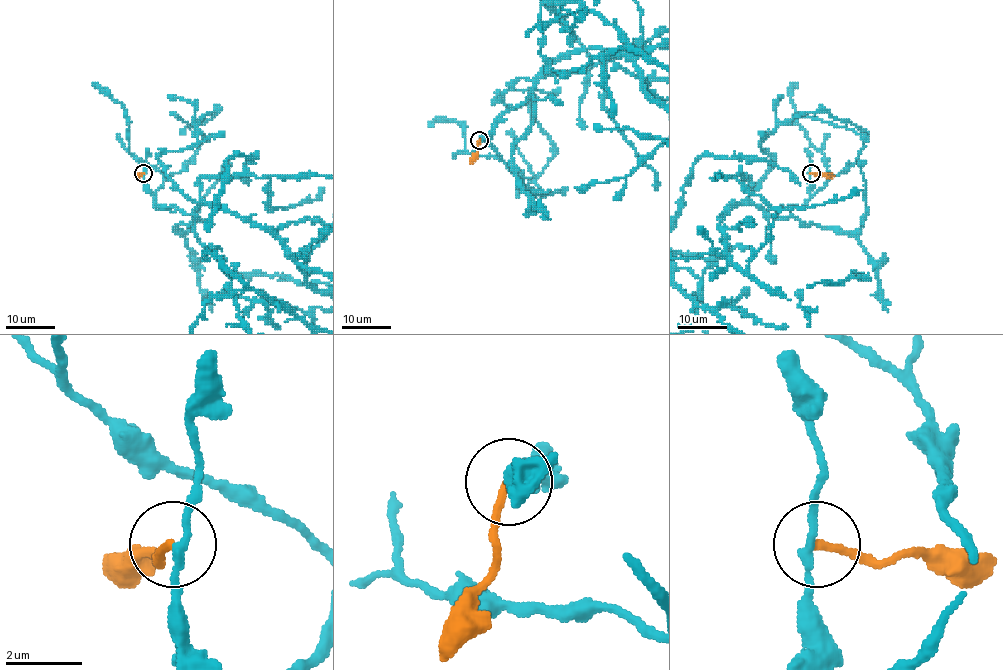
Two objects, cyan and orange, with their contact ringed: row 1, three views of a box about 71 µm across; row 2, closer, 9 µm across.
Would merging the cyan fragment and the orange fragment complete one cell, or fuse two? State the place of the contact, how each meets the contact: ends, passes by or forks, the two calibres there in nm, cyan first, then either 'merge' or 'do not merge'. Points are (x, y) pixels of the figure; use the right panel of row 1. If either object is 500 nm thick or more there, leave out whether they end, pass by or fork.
(811, 173) | cyan passes by | orange ends | 190/190 nm | do not merge

